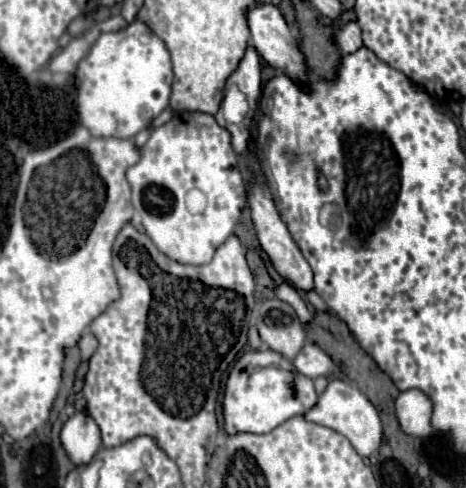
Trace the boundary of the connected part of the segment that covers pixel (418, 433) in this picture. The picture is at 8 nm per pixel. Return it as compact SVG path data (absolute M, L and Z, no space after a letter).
M419 389L403 391L395 401L395 411L401 429L413 437L429 437L431 435L431 413L433 403Z

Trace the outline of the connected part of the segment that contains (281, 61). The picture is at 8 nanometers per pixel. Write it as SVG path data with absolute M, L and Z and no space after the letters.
M255 3L251 5L247 11L245 11L245 17L247 17L247 25L249 25L249 31L251 31L251 45L259 51L261 57L265 57L265 61L273 67L281 67L285 69L285 73L295 79L295 81L305 81L307 75L305 75L305 59L301 57L301 51L299 51L299 43L297 39L291 35L283 15L279 13L279 9L273 5L273 3Z

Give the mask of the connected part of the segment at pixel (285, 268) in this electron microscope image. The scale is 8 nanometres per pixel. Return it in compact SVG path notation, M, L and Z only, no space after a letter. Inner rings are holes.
M253 181L249 191L247 191L247 201L249 201L249 209L251 209L251 219L253 219L253 225L255 225L255 231L257 231L257 239L263 247L263 251L269 255L275 271L285 279L289 281L293 287L299 287L303 291L309 291L313 289L313 271L309 267L309 263L305 261L305 257L301 255L301 251L297 249L295 241L291 239L291 233L287 229L287 225L283 223L281 215L277 213L275 209L275 203L273 199L267 195L267 189L261 181Z

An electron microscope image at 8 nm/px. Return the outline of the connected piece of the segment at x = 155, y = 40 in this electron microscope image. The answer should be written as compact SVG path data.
M135 19L123 31L101 33L95 45L91 47L89 55L79 63L75 71L75 79L77 79L75 85L77 85L79 123L85 125L95 137L131 139L169 105L173 71L171 71L171 59L165 43L159 37L155 37L145 23Z

